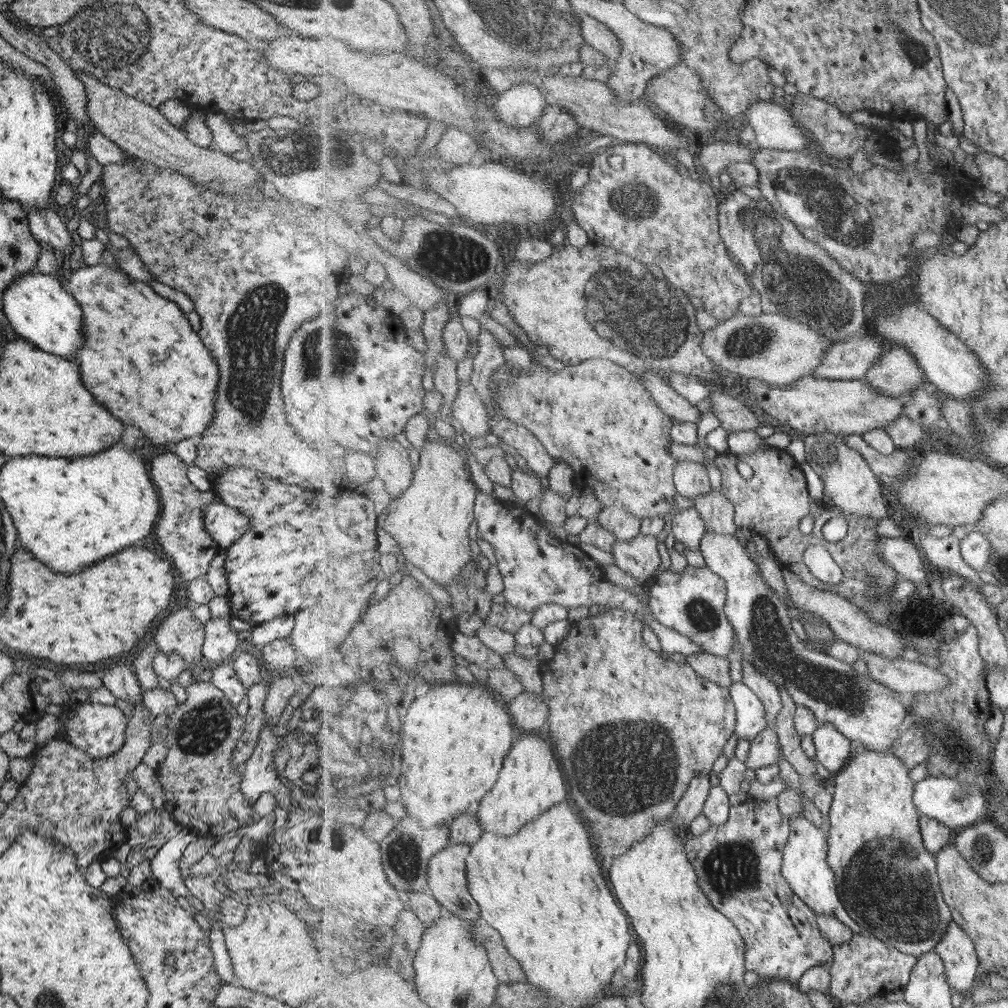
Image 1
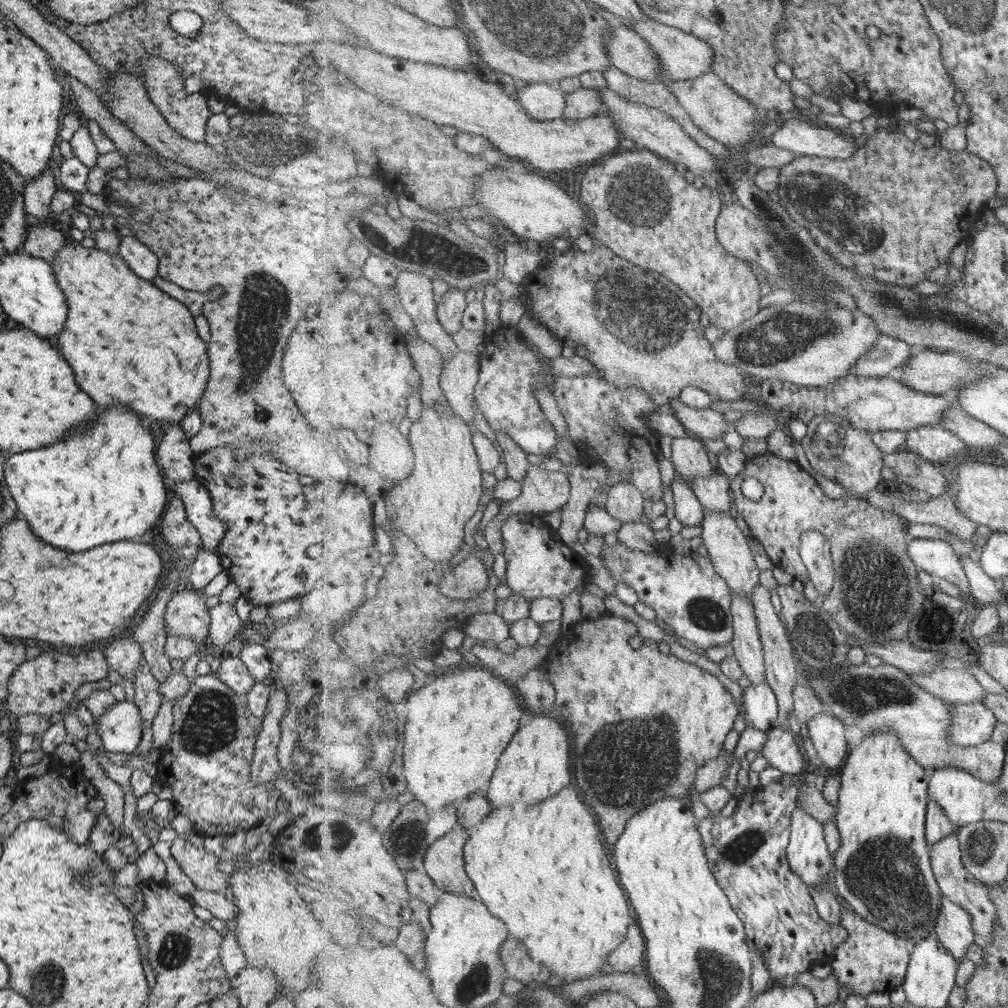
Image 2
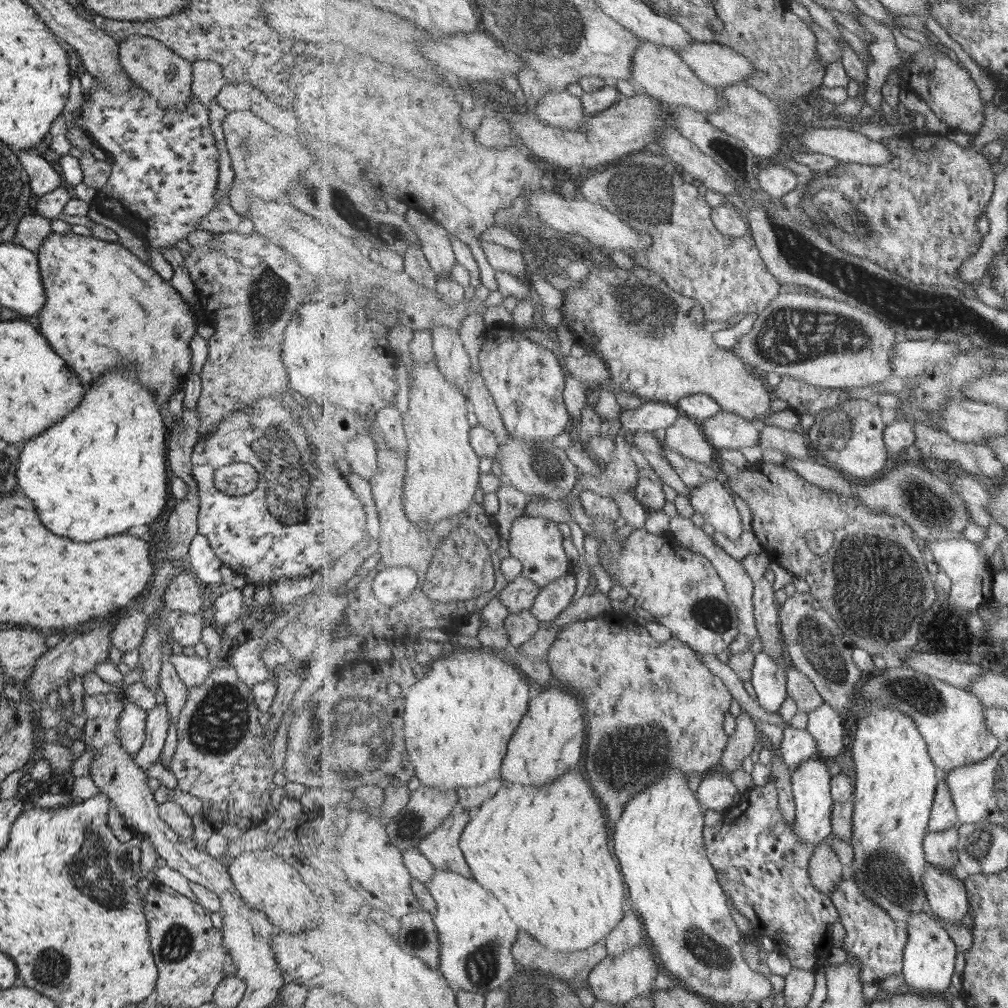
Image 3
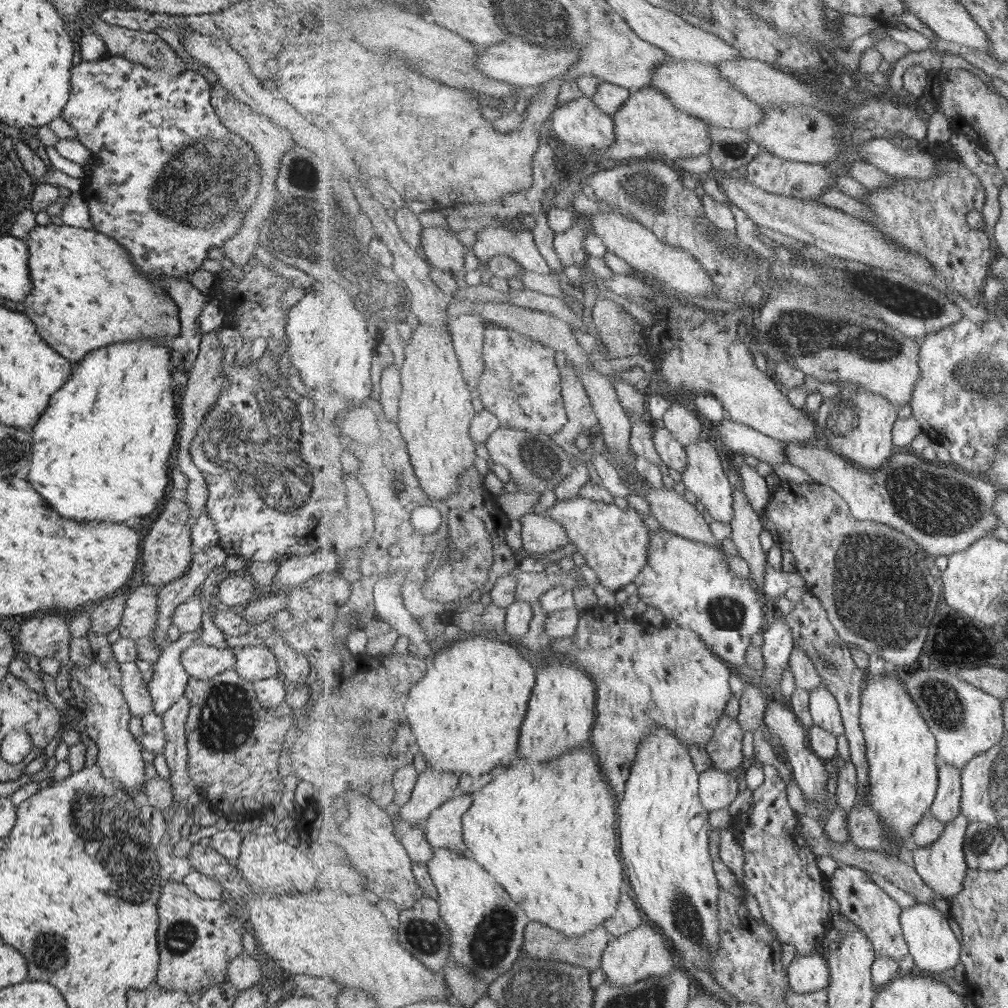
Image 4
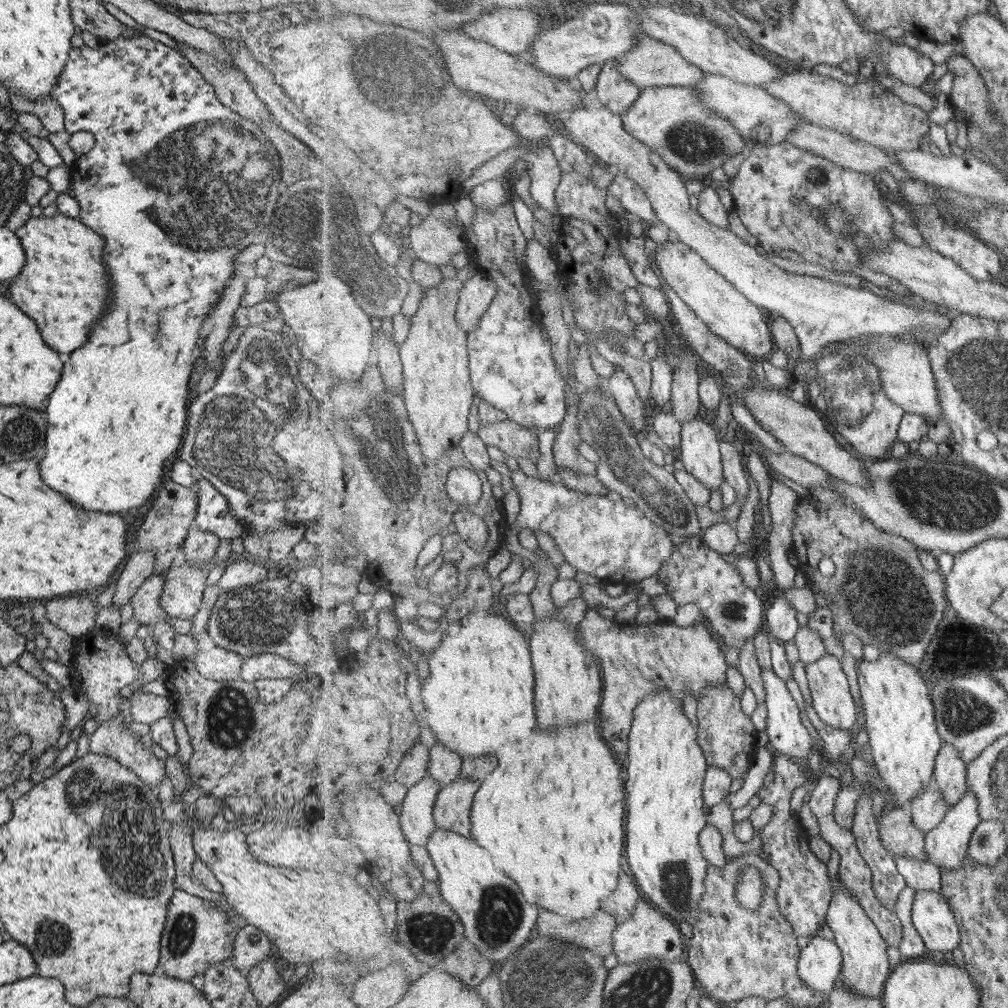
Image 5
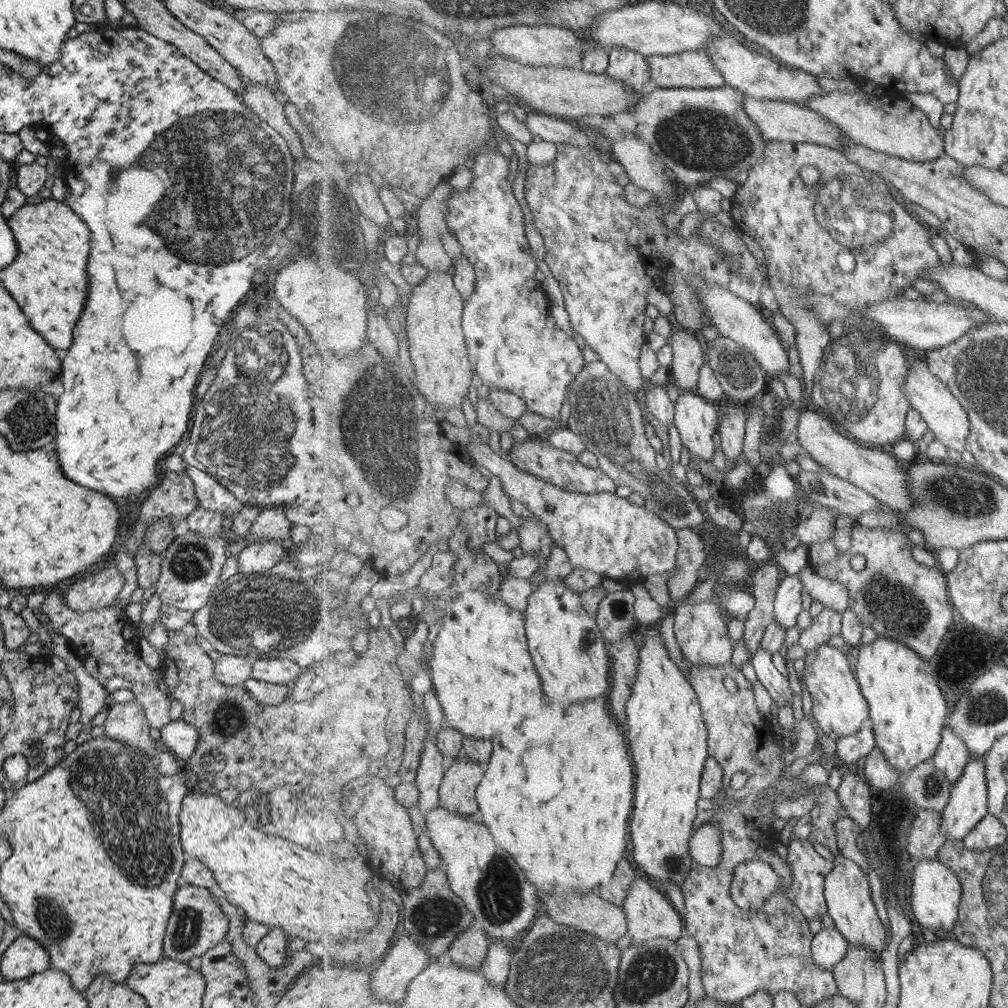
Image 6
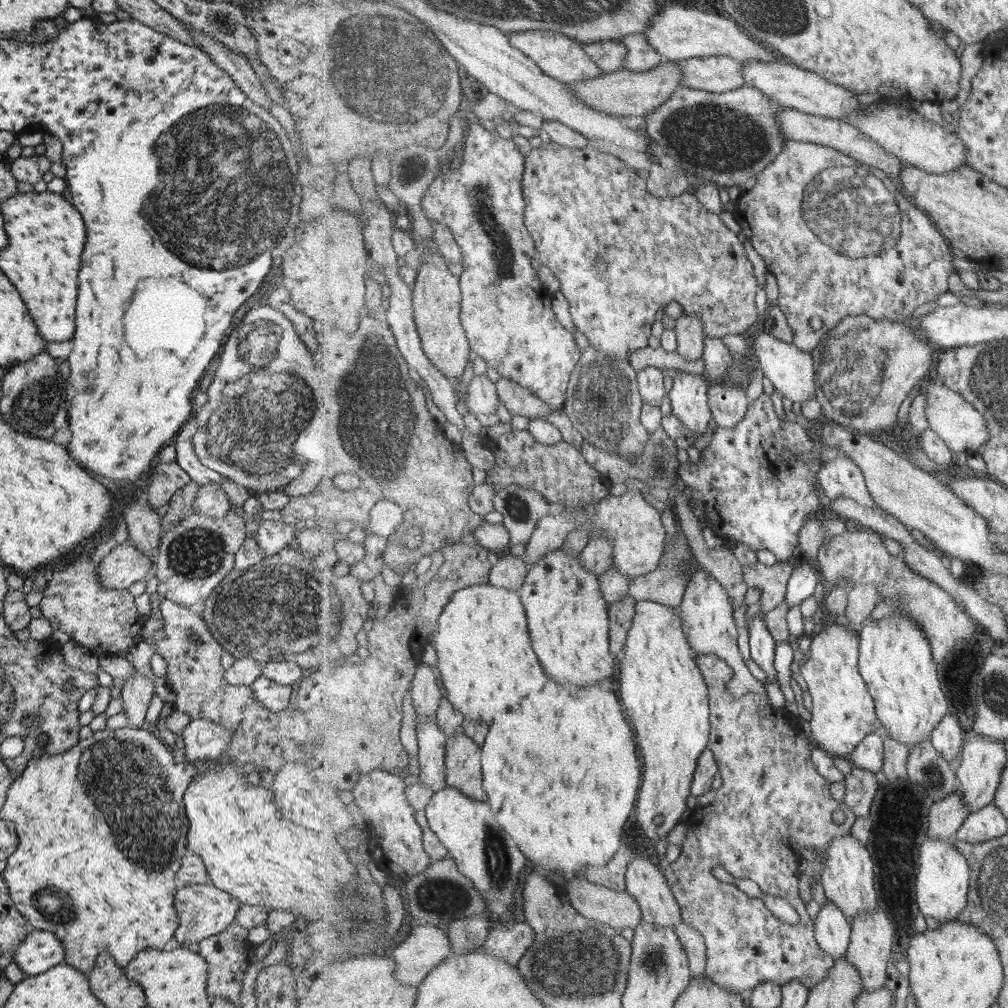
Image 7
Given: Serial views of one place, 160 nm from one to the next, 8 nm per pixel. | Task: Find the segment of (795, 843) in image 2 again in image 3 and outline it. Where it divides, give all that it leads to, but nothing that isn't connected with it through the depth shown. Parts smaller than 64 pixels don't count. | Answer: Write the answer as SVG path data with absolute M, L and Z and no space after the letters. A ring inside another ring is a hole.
M820 757L801 763L791 773L792 796L795 802L795 823L798 837L803 844L811 845L814 850L832 832L832 814L834 798L832 797L832 776L829 772L829 761Z

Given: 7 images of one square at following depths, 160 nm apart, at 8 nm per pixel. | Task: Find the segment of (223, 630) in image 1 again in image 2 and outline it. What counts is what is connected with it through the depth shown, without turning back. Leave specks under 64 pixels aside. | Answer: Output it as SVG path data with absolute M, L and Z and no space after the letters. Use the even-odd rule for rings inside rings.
M219 601L208 609L209 625L205 643L209 647L224 645L238 637L237 630L242 623L232 604Z

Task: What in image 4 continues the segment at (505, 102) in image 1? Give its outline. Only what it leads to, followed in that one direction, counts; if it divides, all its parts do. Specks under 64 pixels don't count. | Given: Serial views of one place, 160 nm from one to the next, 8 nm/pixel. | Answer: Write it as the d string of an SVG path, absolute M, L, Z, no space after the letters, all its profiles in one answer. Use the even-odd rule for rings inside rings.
M583 96L559 105L551 116L551 129L555 133L556 142L564 142L581 150L602 150L614 145L616 141L616 126L614 118L603 112L593 98Z

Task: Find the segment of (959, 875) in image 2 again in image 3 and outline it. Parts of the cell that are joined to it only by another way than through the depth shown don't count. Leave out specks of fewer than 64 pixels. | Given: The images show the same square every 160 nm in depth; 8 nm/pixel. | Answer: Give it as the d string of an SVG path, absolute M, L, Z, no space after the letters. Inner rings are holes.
M959 826L939 831L928 832L924 840L926 858L934 868L947 869L954 874L953 867L960 863L958 846L960 844Z

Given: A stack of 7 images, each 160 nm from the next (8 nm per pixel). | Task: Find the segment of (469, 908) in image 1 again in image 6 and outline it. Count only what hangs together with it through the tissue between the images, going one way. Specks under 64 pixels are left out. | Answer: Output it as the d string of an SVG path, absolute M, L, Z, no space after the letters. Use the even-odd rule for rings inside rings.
M461 754L447 767L440 786L440 806L469 816L480 811L476 797L485 768L473 758Z

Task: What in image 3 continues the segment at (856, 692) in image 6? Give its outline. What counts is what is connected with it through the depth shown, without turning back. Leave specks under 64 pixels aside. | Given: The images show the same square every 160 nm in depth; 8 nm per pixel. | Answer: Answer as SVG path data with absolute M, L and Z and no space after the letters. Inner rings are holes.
M823 703L808 713L806 728L818 742L818 757L831 761L845 748L845 736L848 730L844 726L840 712L829 703Z

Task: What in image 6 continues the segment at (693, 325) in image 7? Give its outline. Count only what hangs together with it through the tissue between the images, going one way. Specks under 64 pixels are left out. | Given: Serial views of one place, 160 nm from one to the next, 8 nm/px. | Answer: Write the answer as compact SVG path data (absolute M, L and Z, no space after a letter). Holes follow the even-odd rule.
M678 330L671 336L674 359L671 366L672 381L679 391L697 391L701 367L706 363L705 345L696 333Z

